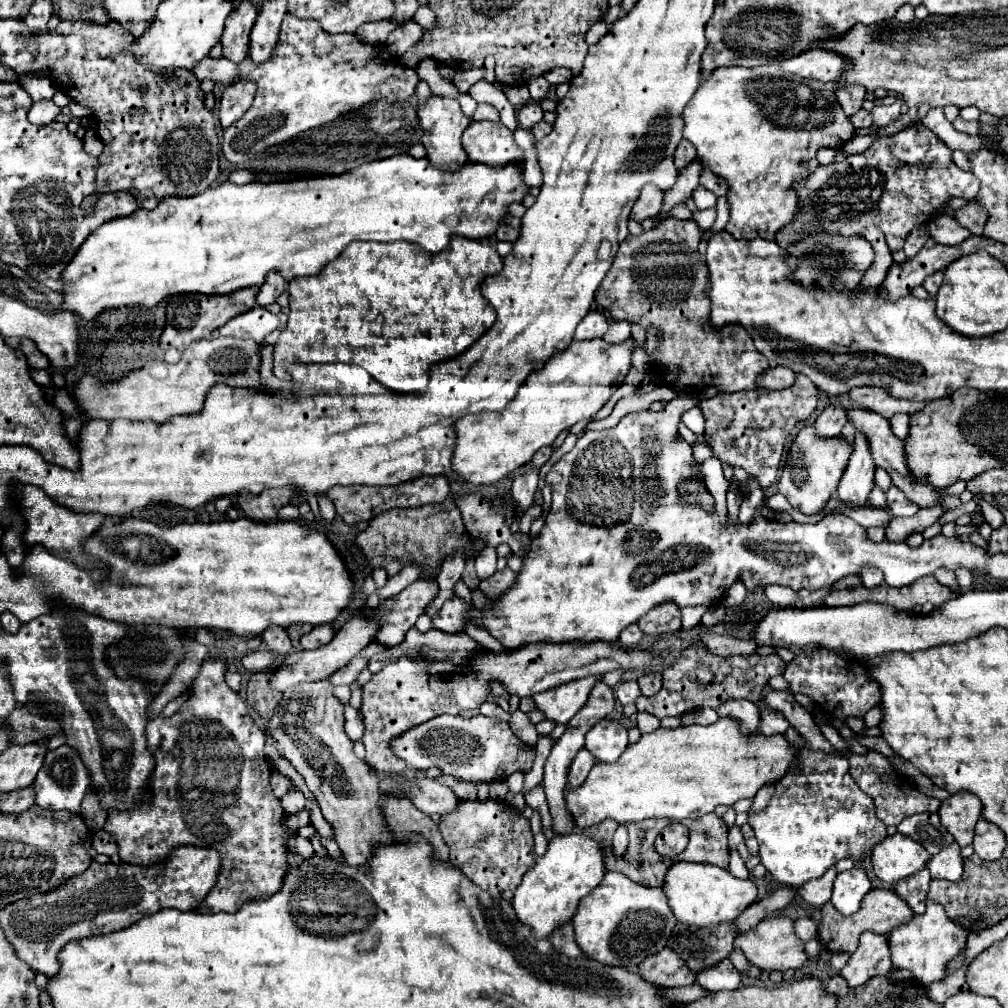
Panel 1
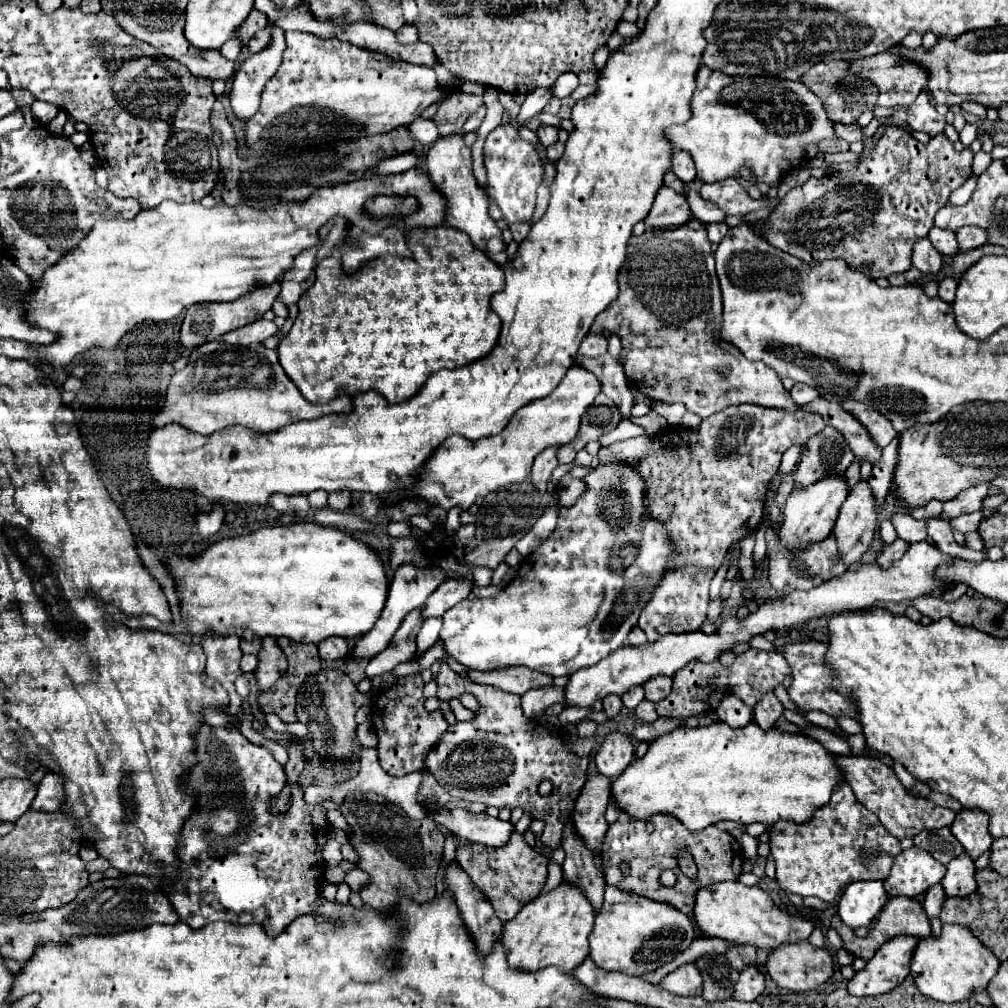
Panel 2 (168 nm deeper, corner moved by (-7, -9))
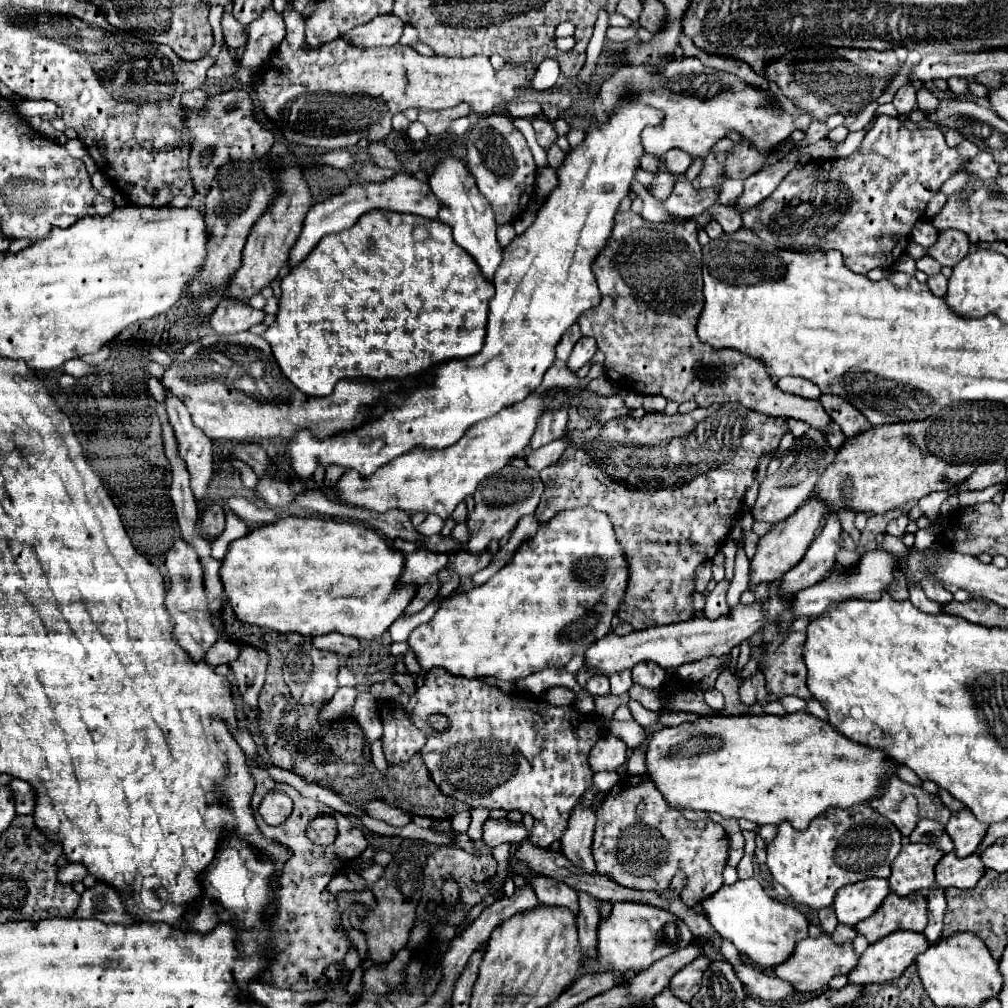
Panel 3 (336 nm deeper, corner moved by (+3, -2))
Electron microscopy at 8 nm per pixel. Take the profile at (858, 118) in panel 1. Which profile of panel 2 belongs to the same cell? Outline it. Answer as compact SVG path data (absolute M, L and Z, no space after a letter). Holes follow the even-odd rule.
M835 123L835 133L845 139L847 143L853 143L853 141L863 141L863 133L861 133L861 127L859 125L837 125Z

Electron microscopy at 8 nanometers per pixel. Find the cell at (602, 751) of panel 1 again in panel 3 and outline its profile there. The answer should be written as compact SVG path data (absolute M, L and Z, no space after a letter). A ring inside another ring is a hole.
M603 736L589 752L589 766L593 772L617 770L627 760L627 746L617 736Z

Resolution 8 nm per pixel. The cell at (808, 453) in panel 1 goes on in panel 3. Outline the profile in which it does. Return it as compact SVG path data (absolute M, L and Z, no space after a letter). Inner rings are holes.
M807 498L787 520L775 522L773 528L759 538L757 552L751 560L751 584L759 584L759 582L769 584L773 580L781 580L783 574L789 572L805 556L809 544L819 532L819 524L825 518L825 514L827 514L825 502L817 502L817 498Z

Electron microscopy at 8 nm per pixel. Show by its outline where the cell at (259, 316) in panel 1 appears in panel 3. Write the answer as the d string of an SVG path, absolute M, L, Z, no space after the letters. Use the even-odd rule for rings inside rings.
M225 298L211 314L209 322L217 334L237 334L263 322L263 318L265 318L263 310L255 310L249 304Z

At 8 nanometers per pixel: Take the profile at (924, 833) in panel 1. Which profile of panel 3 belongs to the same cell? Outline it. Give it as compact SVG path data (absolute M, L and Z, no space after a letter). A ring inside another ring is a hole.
M919 820L915 830L909 836L911 842L921 842L927 846L937 846L937 850L941 850L943 854L953 850L953 842L945 832L945 826L935 822L935 820Z

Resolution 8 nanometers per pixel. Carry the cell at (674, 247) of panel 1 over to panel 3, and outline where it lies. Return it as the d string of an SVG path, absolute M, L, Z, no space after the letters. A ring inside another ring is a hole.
M695 220L685 222L661 222L631 228L621 236L613 234L605 250L593 262L593 274L597 278L603 300L597 308L587 310L577 322L583 336L593 336L599 350L605 354L605 372L615 382L617 388L625 388L639 394L661 394L677 404L695 402L705 408L713 402L739 402L761 414L787 416L803 420L813 428L827 428L833 420L825 414L819 398L801 398L795 394L785 394L773 384L761 360L749 358L733 348L713 350L701 344L695 332L695 308L703 308L703 278L701 278L701 246L697 242L699 226Z

